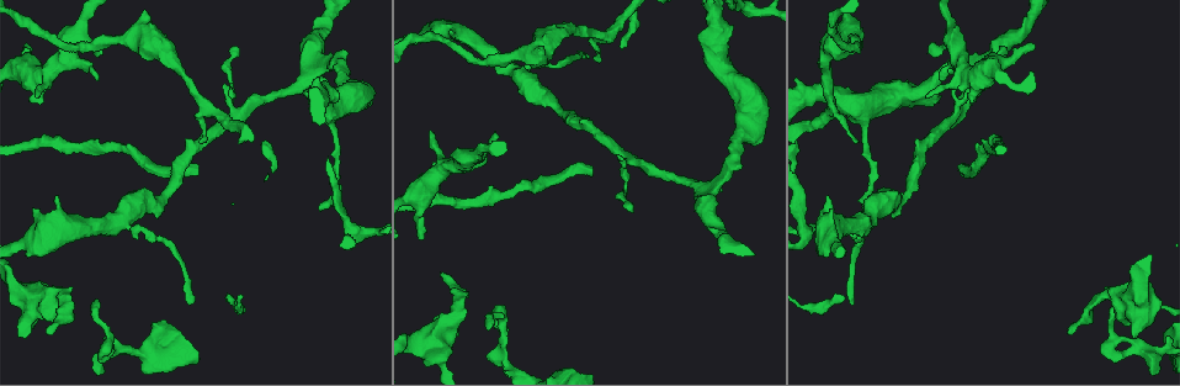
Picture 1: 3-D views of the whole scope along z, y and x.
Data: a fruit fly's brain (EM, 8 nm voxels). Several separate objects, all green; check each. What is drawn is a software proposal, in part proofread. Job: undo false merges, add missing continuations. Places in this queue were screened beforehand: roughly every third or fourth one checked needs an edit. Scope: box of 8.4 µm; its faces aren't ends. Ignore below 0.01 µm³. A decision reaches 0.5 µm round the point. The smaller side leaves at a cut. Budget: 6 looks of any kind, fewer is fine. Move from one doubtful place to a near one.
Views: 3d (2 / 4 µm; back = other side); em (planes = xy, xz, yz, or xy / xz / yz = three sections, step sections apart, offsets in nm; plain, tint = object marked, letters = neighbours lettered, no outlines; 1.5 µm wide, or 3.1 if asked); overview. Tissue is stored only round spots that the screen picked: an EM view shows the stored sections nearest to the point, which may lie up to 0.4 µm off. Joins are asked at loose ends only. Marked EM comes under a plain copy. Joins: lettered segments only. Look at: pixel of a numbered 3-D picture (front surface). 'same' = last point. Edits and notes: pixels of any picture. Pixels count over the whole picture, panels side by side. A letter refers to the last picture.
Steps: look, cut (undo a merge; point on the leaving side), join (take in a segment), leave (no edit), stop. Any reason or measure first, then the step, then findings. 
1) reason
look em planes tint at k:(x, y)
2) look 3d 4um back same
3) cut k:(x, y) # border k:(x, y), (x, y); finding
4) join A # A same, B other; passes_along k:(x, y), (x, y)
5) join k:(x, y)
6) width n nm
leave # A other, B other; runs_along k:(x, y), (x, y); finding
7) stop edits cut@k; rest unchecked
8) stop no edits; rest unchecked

thick end
look 3d 4um at 1:(41, 103)

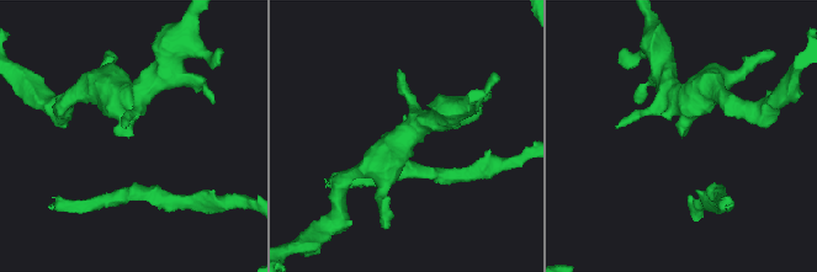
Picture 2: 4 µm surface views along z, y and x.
now the EM
look em planes letters at 2:(127, 135)

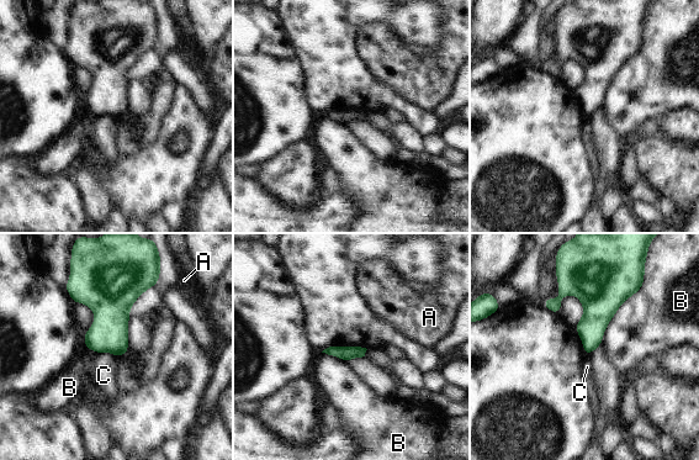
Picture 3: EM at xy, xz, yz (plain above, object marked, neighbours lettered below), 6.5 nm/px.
leave # A other, B other, C other; border 3:(98, 353), (110, 352), (116, 357); no lettered segment goes on from it

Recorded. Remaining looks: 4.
free end
look 3d 2um at 1:(626, 209)

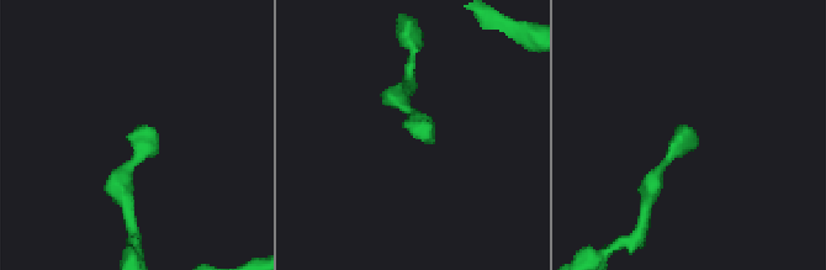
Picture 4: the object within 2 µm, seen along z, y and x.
look em planes letters at 4:(137, 126)

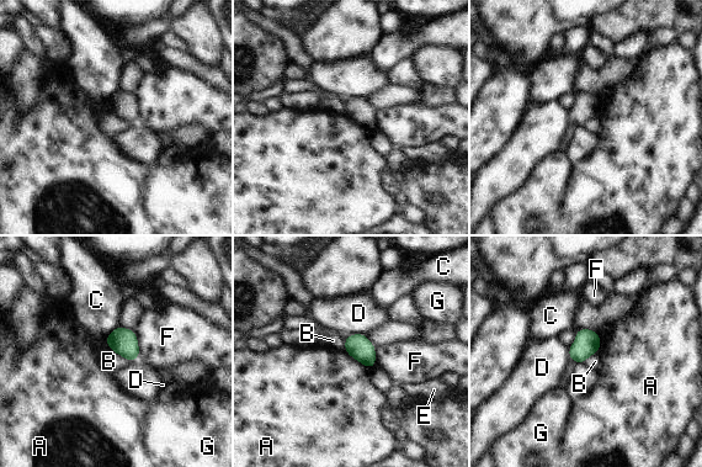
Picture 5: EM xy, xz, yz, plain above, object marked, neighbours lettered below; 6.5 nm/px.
leave # A other, B other, C other, D other, E other, F other, G other; no lettered segment goes on from it

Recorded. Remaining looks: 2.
branch stops here
look em yz step 4 tint at 1:(197, 168)

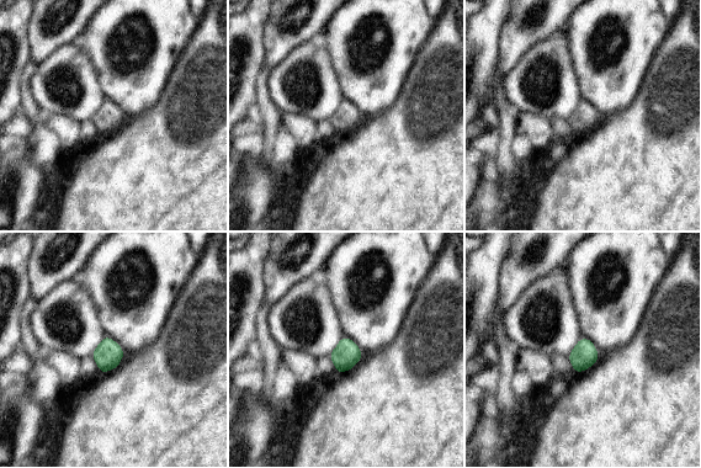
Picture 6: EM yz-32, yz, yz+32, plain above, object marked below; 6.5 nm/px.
another direction
look em planes letters same

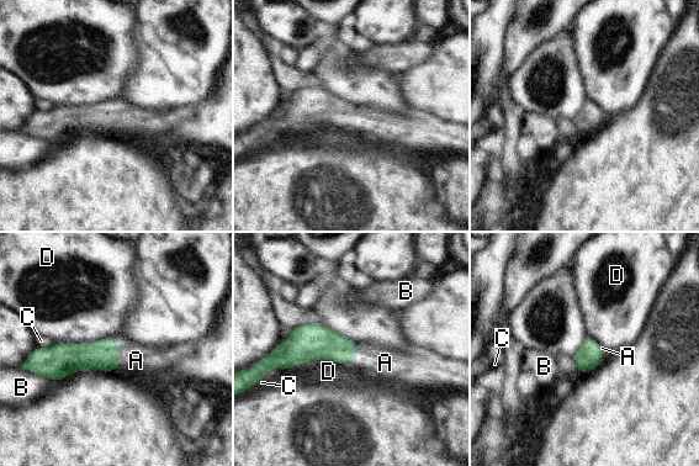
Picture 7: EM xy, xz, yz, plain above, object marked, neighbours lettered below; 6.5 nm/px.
join A # A same, B other, C other, D other; passes_along 7:(102, 355), (117, 353), (136, 360); the neuron continues

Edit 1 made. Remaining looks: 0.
stop edits join@7; rest unchecked

